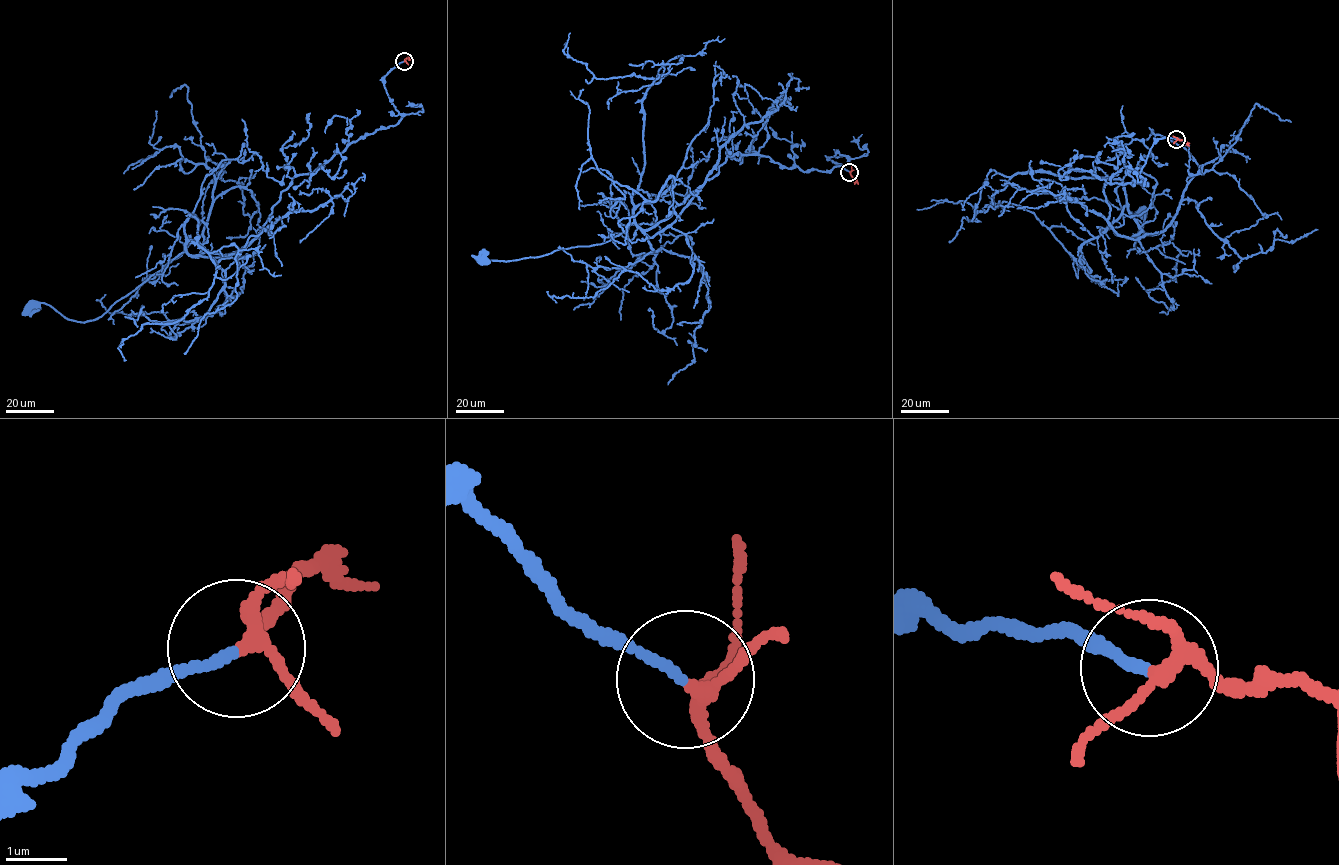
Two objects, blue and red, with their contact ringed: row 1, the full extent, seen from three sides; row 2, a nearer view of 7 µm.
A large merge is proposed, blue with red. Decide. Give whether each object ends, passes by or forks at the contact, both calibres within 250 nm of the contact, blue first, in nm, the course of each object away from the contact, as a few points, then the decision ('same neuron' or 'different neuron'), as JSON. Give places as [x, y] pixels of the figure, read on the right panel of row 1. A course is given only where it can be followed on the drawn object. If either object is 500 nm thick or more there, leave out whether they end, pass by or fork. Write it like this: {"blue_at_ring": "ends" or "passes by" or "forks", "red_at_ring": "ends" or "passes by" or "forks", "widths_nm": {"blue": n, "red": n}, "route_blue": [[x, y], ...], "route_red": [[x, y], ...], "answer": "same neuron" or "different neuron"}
{"blue_at_ring": "ends", "red_at_ring": "forks", "widths_nm": {"blue": 140, "red": 180}, "route_blue": [[1176, 139], [1153, 144], [1146, 185], [1106, 180], [1113, 232], [1129, 237], [1141, 223], [1134, 248], [1143, 213]], "route_red": [[1176, 139], [1189, 146]], "answer": "same neuron"}

